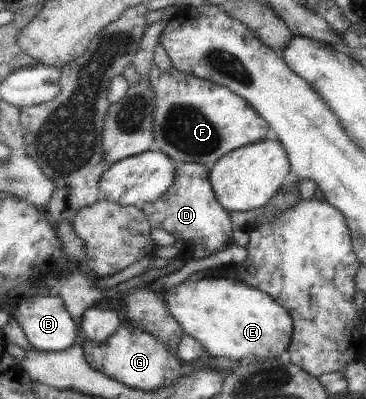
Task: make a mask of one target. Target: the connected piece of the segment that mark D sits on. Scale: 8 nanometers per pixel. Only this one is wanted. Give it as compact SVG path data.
M177 164L175 178L167 191L158 200L139 207L151 223L151 229L163 229L175 237L177 256L183 263L204 259L216 263L223 257L225 248L232 244L235 226L229 219L229 212L218 204L205 165Z

